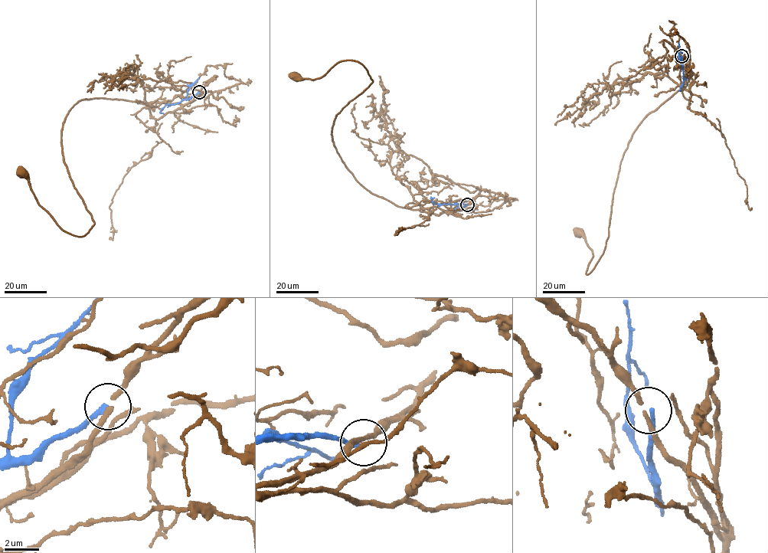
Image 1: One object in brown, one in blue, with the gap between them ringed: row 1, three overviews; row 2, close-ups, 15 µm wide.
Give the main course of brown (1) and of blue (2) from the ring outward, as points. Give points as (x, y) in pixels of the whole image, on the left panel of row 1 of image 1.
1: (199, 92), (183, 105), (85, 98), (69, 111), (62, 153), (94, 222), (83, 236), (58, 225), (23, 174)
2: (199, 92), (175, 104), (167, 104), (161, 110), (163, 113)

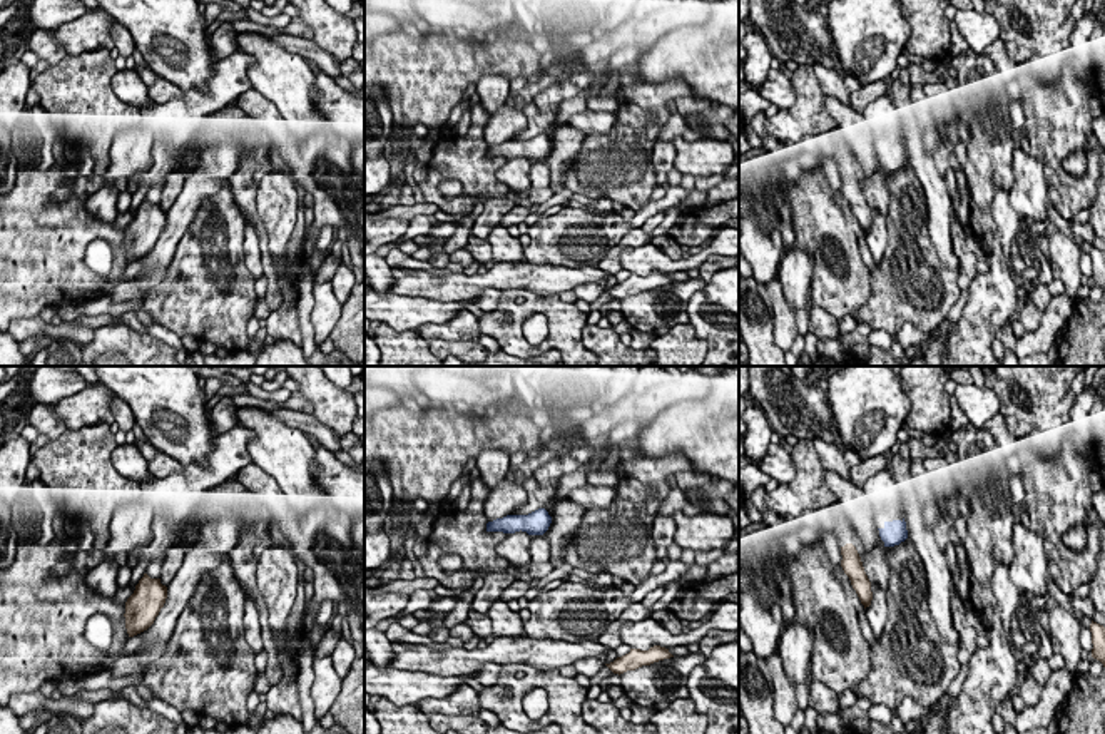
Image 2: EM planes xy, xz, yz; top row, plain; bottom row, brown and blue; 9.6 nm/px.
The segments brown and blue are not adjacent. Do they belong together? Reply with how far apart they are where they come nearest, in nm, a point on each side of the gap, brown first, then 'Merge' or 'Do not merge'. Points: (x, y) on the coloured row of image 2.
Distance 260 nm. Across: yz (855, 547), (880, 535). Do not merge

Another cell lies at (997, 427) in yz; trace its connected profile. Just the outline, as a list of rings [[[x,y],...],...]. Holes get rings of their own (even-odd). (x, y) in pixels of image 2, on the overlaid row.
[[[1001,413],[988,420],[983,426],[986,431],[991,433],[993,440],[998,441],[1000,445],[1013,440],[1015,436],[1011,431],[1006,428],[1005,418]]]

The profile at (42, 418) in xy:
[[[35,403],[27,416],[27,423],[48,440],[57,440],[67,430],[67,426],[55,418],[53,406],[55,405]]]

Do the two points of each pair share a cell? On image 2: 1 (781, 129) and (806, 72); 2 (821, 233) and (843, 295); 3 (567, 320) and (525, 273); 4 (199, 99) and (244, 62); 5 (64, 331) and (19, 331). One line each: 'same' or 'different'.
1: same
2: same
3: different
4: same
5: same

